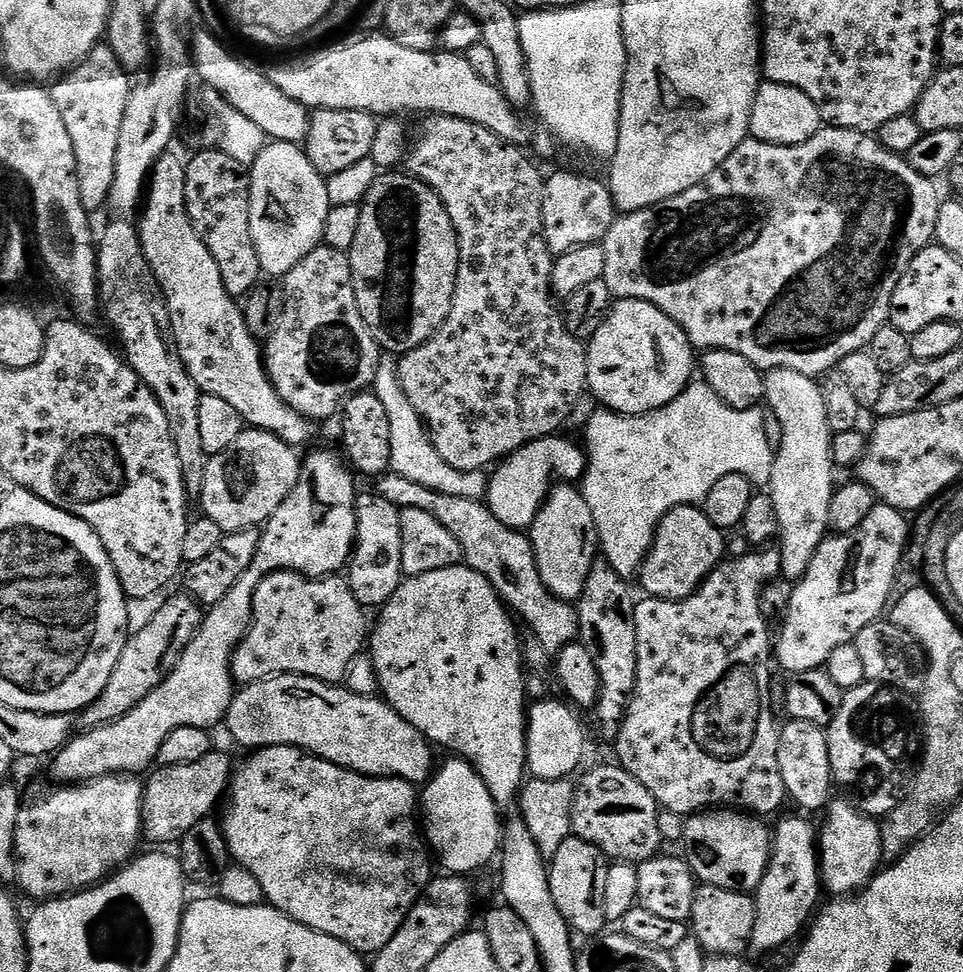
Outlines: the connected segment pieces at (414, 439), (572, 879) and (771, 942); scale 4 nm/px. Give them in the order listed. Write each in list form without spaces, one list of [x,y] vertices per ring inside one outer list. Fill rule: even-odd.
[[[384,354],[380,358],[380,369],[376,372],[374,393],[382,406],[386,406],[386,418],[390,418],[390,458],[392,459],[391,471],[402,478],[410,478],[410,482],[418,482],[418,486],[426,486],[438,494],[450,494],[454,498],[470,498],[483,501],[488,494],[488,476],[483,471],[463,472],[450,466],[434,450],[432,439],[424,426],[419,414],[410,406],[410,398],[400,385],[398,375],[398,360],[395,355]]]
[[[574,835],[566,837],[562,846],[558,846],[558,850],[550,857],[550,894],[554,898],[554,906],[558,906],[558,914],[562,914],[571,931],[581,931],[591,938],[599,937],[605,931],[604,899],[609,863],[608,857],[598,850],[598,846]]]
[[[788,816],[785,820],[778,821],[776,828],[774,824],[770,835],[772,856],[754,893],[756,913],[750,948],[758,954],[783,949],[783,944],[790,943],[799,934],[800,927],[802,932],[809,923],[810,917],[821,903],[820,896],[822,897],[817,829],[812,829],[800,816]]]

